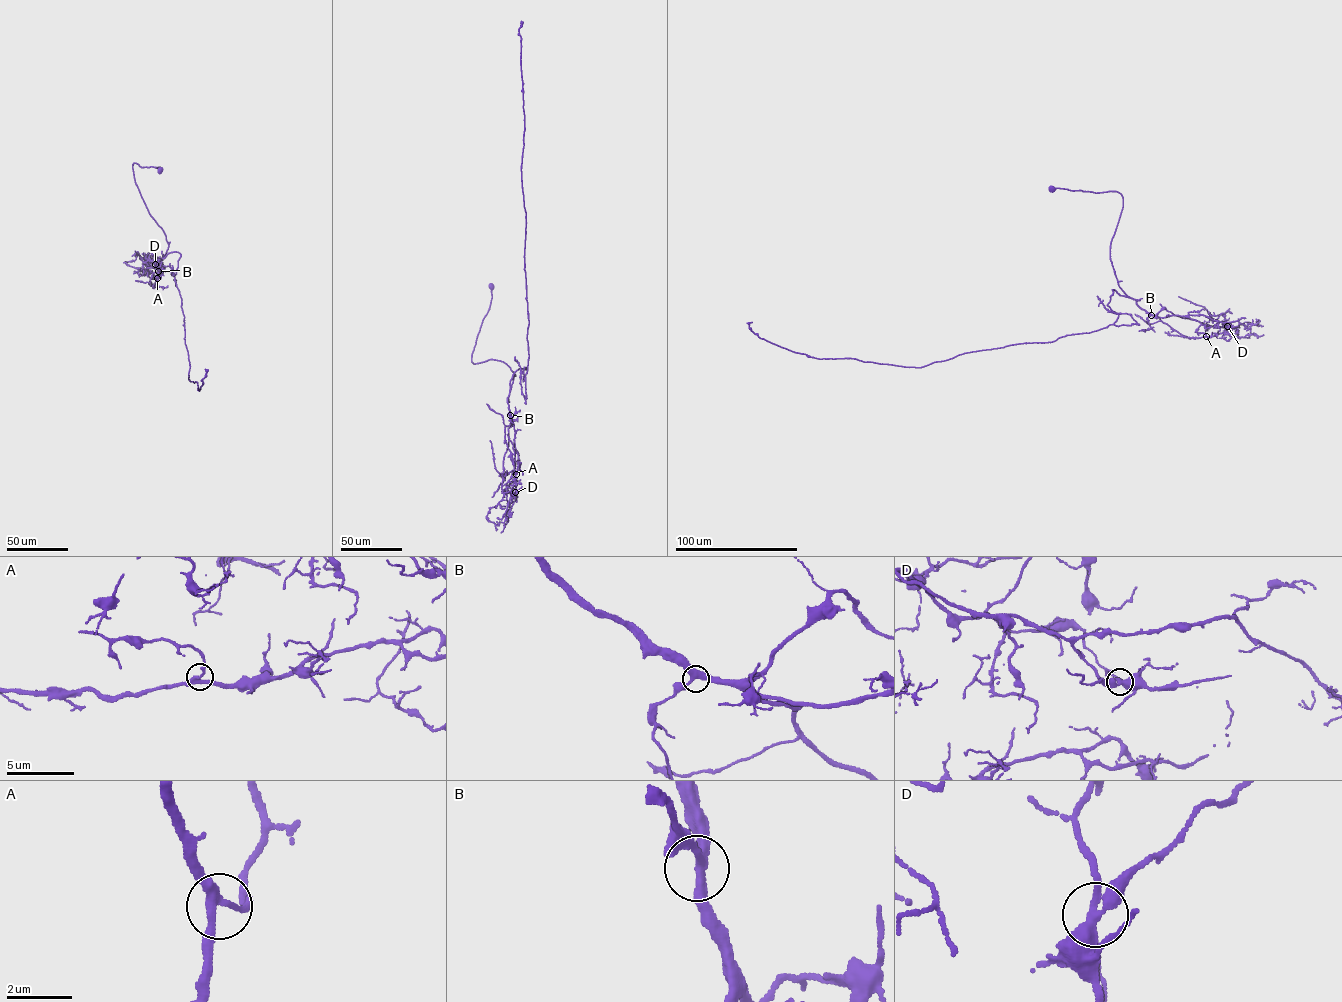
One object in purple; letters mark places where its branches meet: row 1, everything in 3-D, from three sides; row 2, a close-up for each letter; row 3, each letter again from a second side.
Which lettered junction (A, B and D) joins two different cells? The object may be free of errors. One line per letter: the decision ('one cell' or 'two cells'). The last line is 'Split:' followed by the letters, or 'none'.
A: one cell
B: one cell
D: one cell
Split: none

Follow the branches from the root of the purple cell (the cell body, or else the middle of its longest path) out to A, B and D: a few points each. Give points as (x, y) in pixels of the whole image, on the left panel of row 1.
A: (160, 170), (133, 164), (140, 195), (168, 244), (158, 262), (159, 271), (149, 281), (154, 285), (157, 278)
B: (160, 170), (160, 166), (133, 164), (140, 195), (168, 244), (166, 253), (158, 262), (158, 271)
D: (160, 170), (133, 164), (140, 195), (168, 244), (158, 262), (160, 271), (158, 257), (156, 264)

